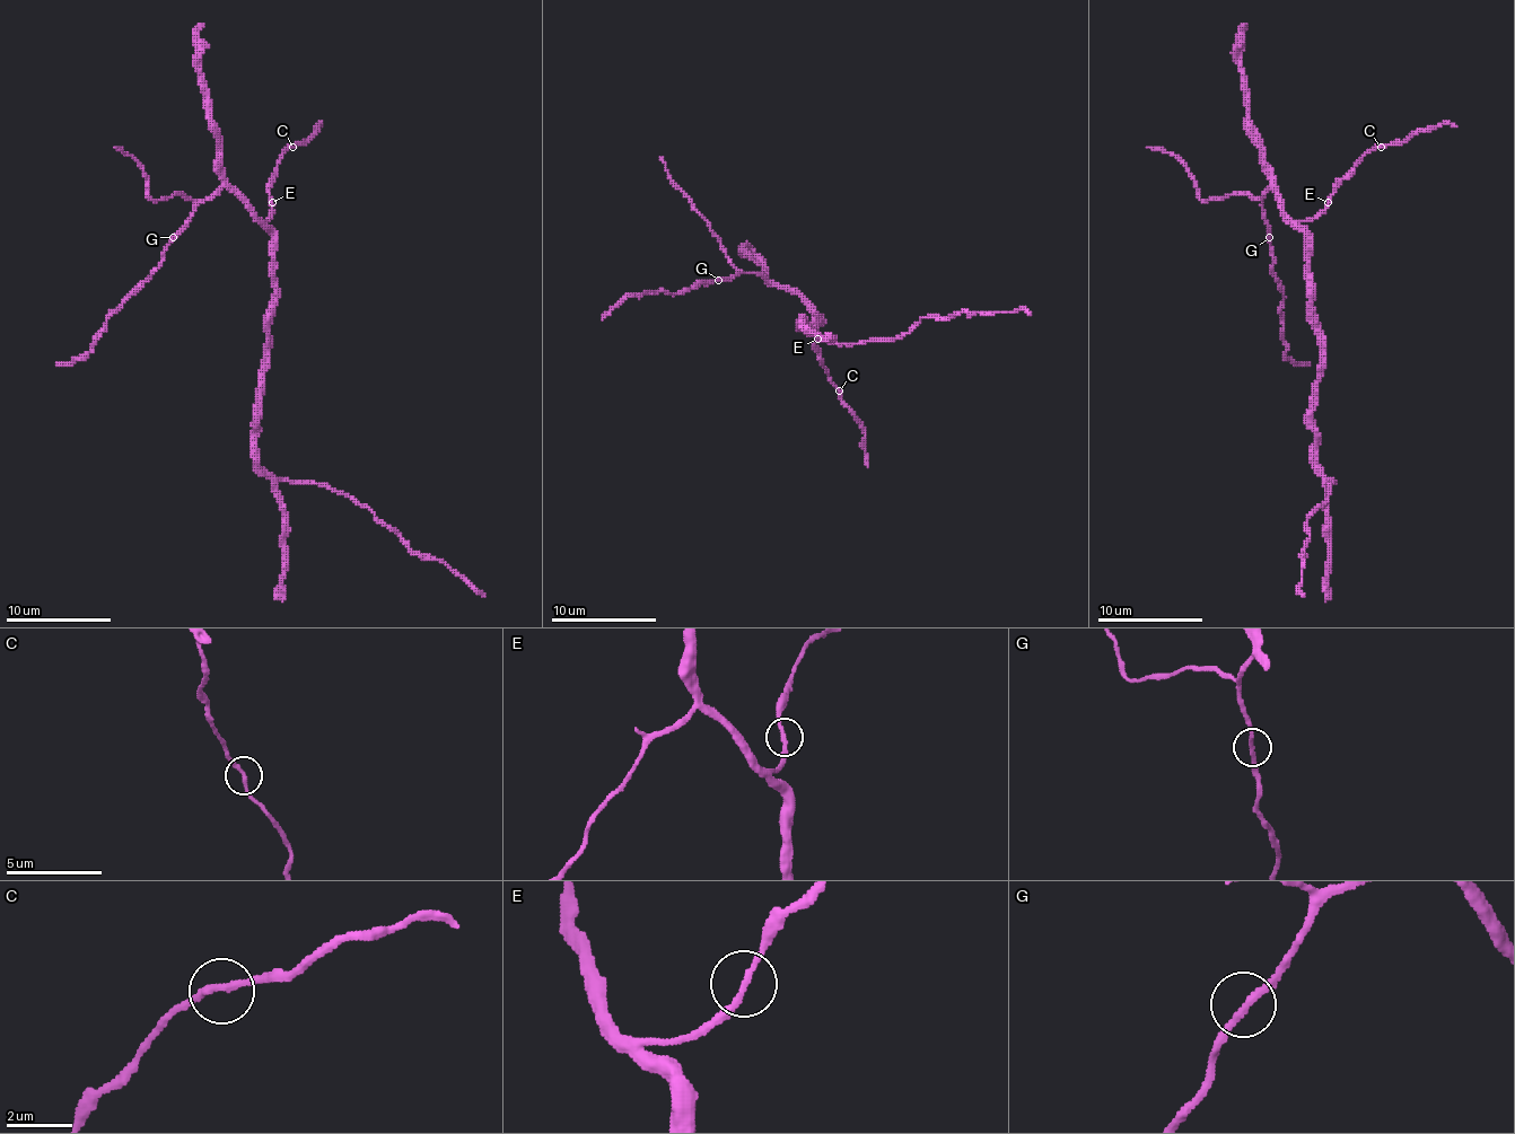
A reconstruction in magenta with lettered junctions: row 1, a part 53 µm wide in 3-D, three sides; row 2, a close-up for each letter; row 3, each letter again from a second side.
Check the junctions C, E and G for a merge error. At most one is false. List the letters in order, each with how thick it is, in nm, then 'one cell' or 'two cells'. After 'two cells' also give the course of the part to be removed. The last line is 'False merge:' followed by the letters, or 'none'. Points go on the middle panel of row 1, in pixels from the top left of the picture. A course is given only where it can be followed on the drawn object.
C: calibre 200 nm; one cell
E: calibre 200 nm; one cell
G: calibre 200 nm; one cell
False merge: none

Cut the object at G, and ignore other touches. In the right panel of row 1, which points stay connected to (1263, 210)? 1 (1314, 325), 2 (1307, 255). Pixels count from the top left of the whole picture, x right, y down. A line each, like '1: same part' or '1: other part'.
1: same part
2: same part

